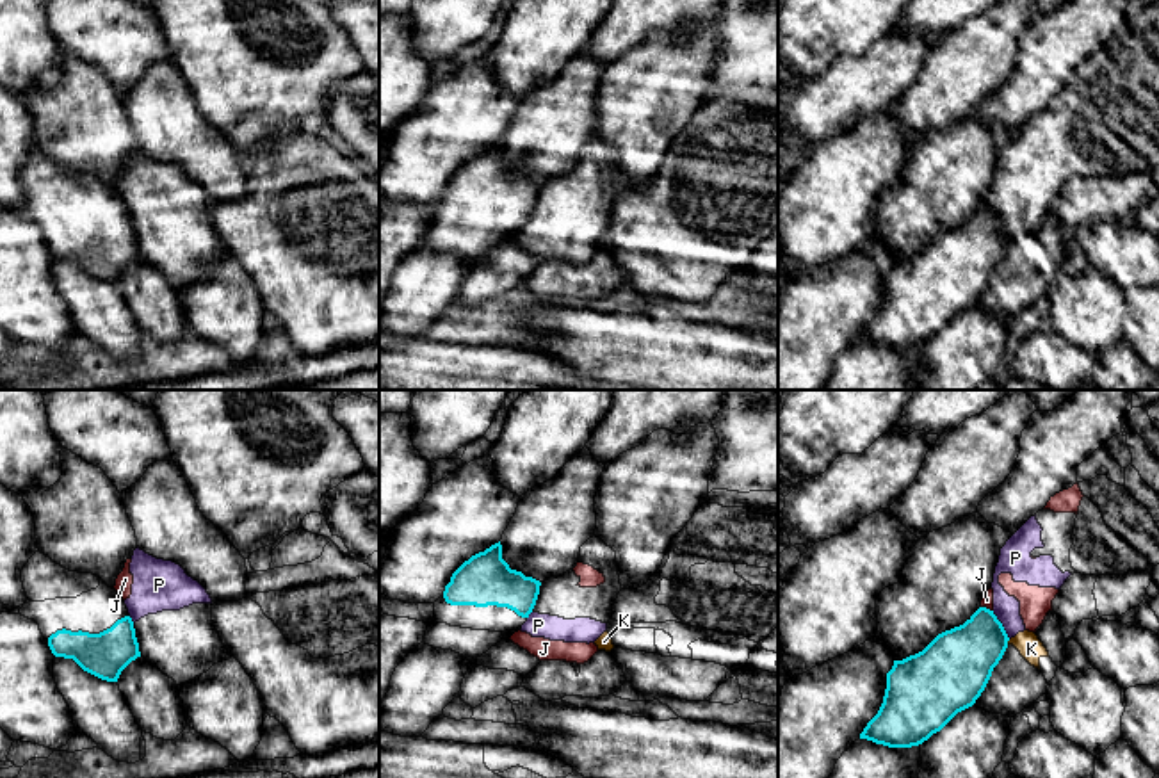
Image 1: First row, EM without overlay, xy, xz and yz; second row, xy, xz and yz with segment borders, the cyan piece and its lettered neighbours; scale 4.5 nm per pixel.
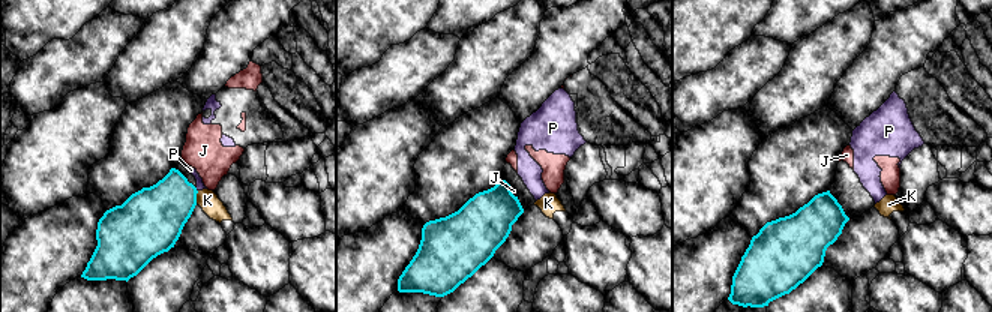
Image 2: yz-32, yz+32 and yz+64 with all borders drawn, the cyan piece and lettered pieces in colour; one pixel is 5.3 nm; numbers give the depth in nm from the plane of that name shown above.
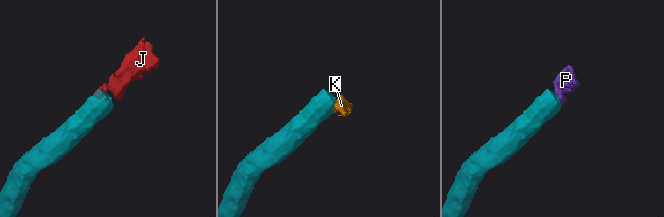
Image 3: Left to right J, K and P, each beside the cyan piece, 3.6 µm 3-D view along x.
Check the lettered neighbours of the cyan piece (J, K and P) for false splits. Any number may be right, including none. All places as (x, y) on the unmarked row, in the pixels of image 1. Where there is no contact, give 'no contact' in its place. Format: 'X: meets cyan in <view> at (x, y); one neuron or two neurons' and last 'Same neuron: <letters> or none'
J: meets cyan in yz at (985, 209); two neurons
K: meets cyan in yz at (1008, 241); two neurons
P: meets cyan in yz at (1001, 226); two neurons
Same neuron: none

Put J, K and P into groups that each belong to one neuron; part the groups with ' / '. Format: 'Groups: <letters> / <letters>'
Groups: J P / K

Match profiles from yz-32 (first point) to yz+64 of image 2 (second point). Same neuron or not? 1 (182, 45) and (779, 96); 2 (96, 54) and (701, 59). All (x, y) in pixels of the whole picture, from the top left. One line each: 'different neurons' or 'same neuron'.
1: same neuron
2: different neurons

